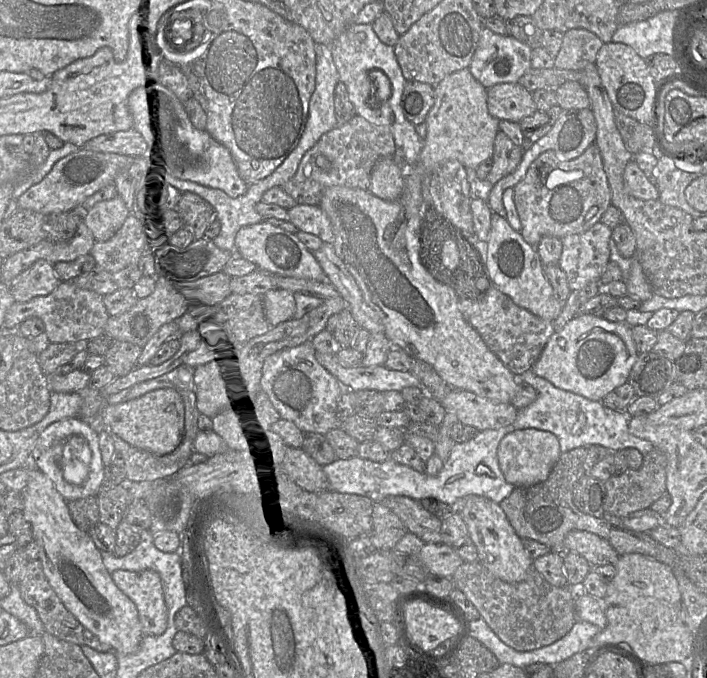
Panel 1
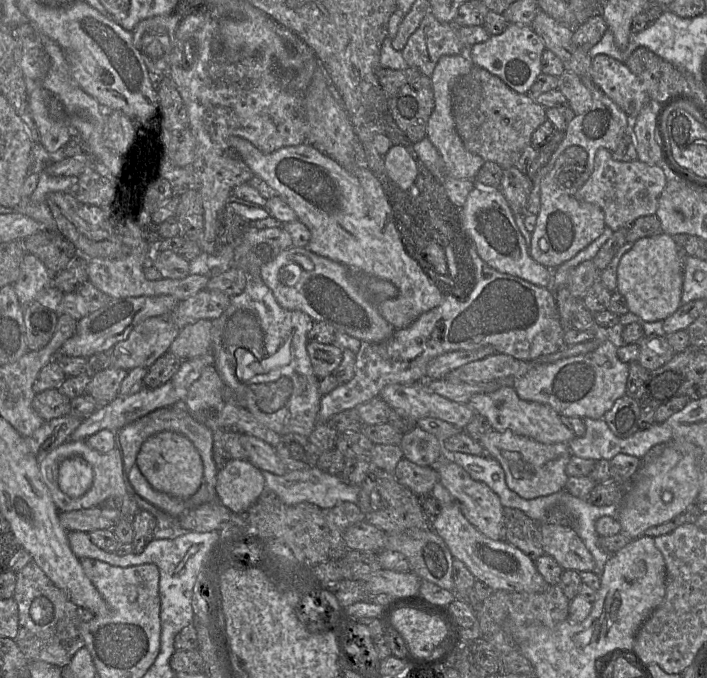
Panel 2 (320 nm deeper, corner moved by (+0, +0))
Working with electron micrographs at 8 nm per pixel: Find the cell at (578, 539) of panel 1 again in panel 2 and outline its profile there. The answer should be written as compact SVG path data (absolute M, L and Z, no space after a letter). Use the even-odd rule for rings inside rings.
M555 524L539 526L544 554L553 557L562 569L594 570L595 560L574 529Z

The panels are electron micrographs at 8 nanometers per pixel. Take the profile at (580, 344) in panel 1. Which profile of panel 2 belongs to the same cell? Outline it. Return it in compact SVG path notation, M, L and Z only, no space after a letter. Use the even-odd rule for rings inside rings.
M603 341L597 349L585 355L574 356L554 363L535 363L496 353L470 362L447 374L443 379L452 383L480 383L511 377L513 388L525 401L549 405L560 416L603 419L615 401L626 395L629 364L619 360L617 346Z

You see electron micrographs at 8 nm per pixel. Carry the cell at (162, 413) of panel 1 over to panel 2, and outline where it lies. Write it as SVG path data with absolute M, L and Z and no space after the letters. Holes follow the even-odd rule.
M165 431L149 437L136 458L141 473L157 491L179 499L187 499L200 488L203 480L203 462L193 445L184 435Z

